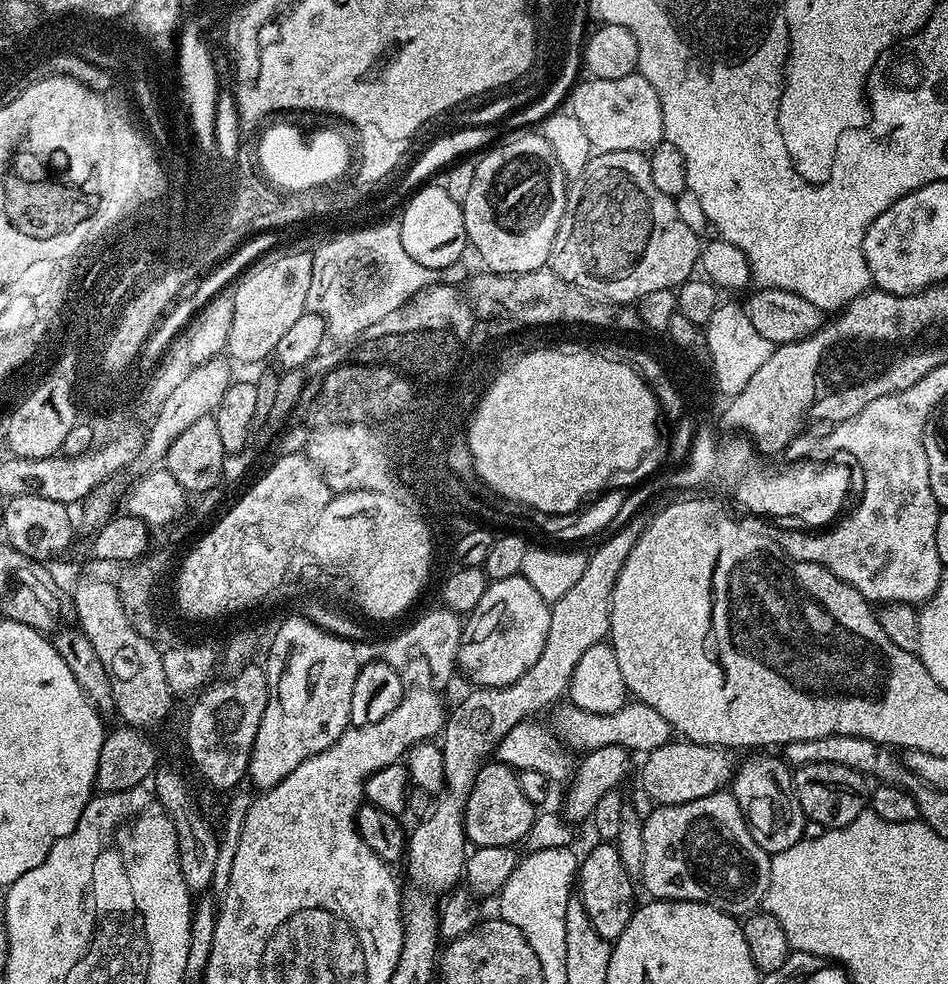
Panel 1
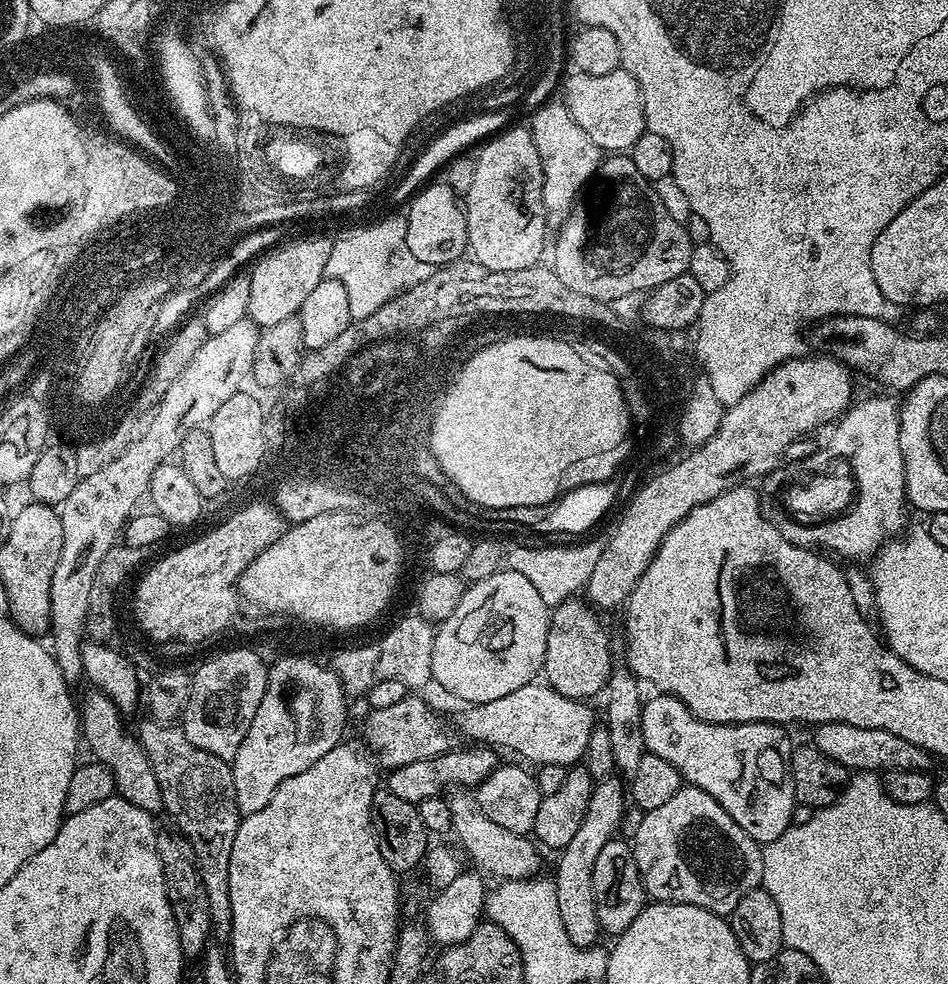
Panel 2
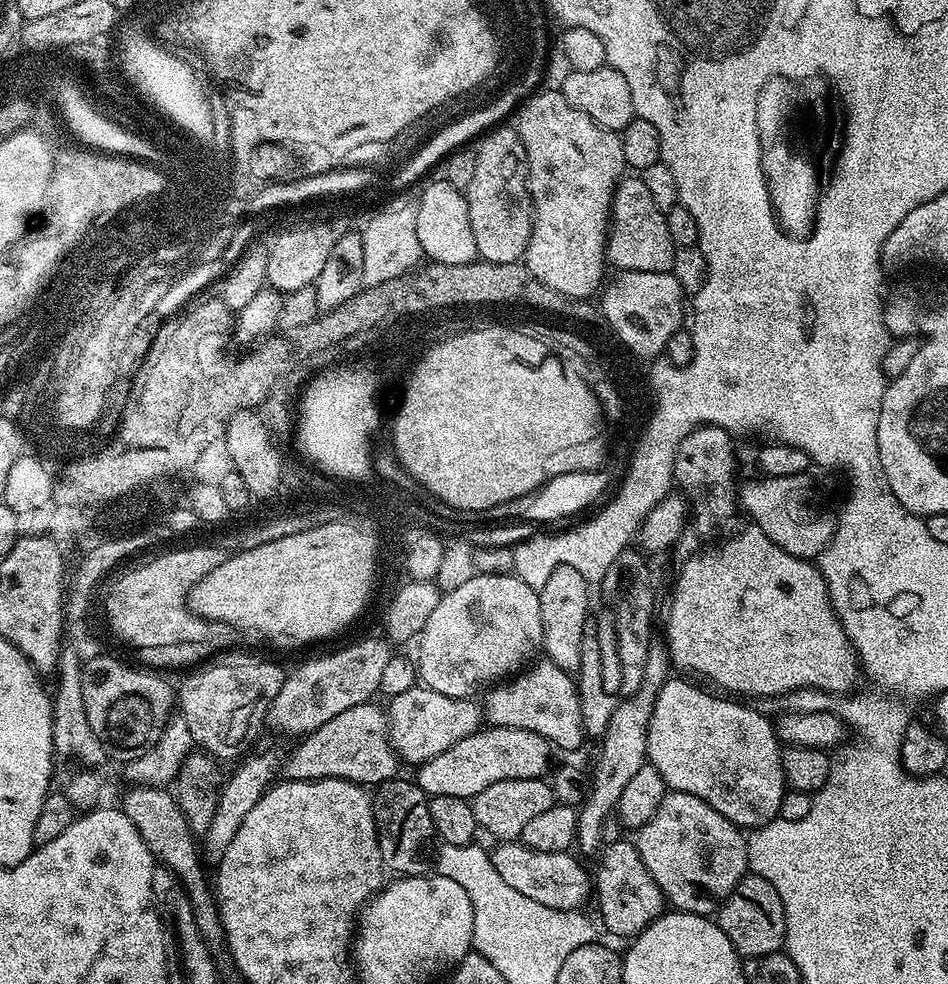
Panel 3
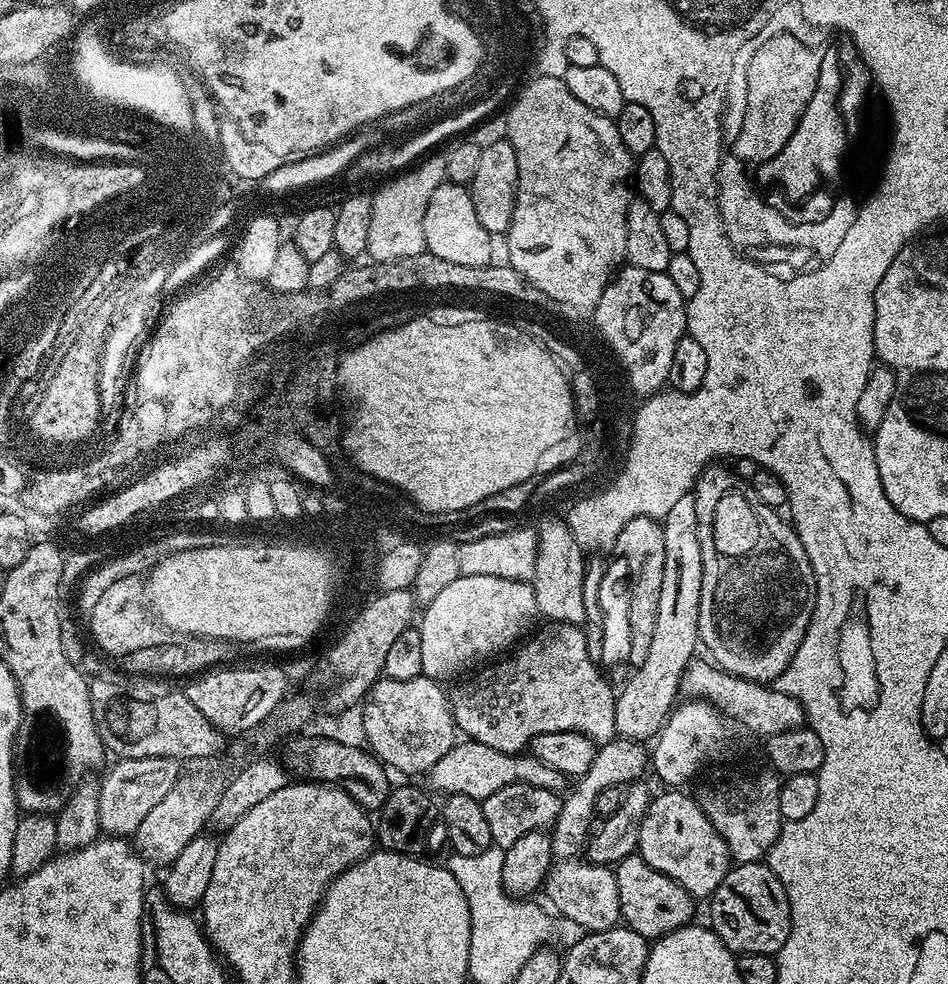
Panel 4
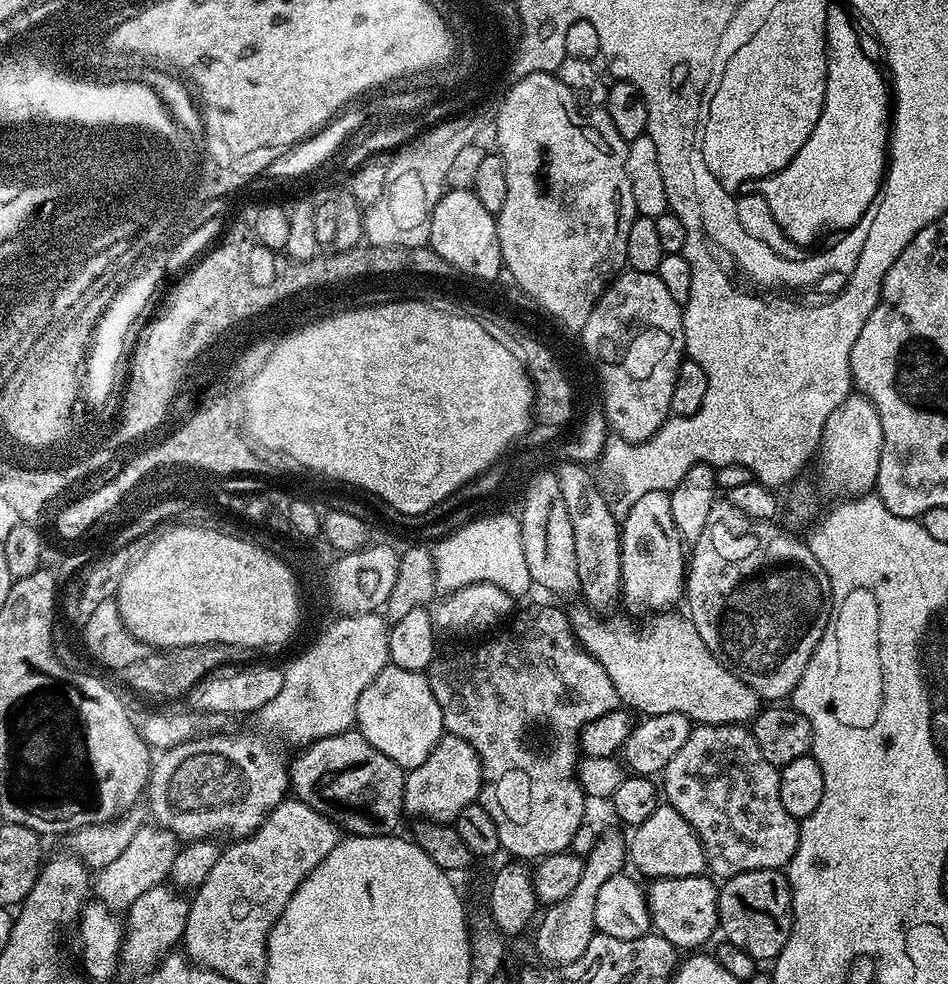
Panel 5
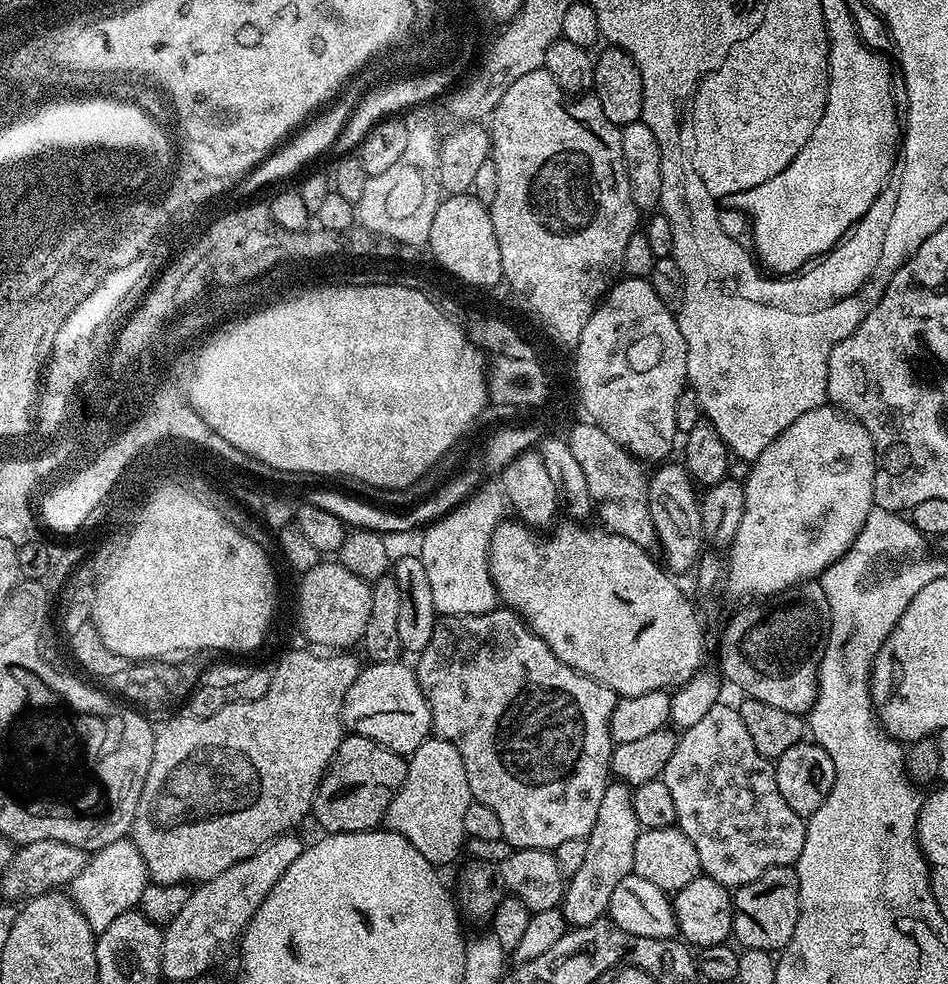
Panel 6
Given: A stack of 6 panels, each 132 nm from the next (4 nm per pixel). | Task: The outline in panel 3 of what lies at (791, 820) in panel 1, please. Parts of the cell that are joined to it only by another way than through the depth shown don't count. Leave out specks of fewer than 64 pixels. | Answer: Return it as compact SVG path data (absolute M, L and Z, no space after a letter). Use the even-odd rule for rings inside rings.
M670 678L656 695L646 738L647 763L652 764L658 774L662 774L665 785L671 791L702 798L702 802L714 806L718 814L722 814L737 828L755 830L769 824L779 817L780 803L786 791L782 770L782 741L775 723L771 719L768 721L758 709L747 708L744 705L747 703L739 699L725 698L712 690L703 692L699 683L688 680Z

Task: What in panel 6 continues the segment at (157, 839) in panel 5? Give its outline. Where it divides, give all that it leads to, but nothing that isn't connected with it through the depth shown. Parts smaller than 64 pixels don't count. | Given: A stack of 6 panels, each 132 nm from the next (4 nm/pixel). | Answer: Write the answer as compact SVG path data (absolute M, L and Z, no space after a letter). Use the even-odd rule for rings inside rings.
M125 838L91 853L86 866L82 866L82 874L72 880L70 895L78 910L82 910L86 922L90 922L93 932L98 934L106 930L118 914L133 911L149 883L148 867L142 854L131 838Z

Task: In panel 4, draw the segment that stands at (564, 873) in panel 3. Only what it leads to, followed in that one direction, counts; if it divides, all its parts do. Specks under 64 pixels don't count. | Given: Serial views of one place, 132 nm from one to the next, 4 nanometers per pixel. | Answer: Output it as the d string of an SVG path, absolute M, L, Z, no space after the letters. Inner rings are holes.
M580 858L562 860L553 863L548 876L545 877L542 885L543 895L548 895L548 900L568 920L573 920L585 933L606 931L619 925L620 903L618 902L618 884L615 871L603 864L589 864Z

